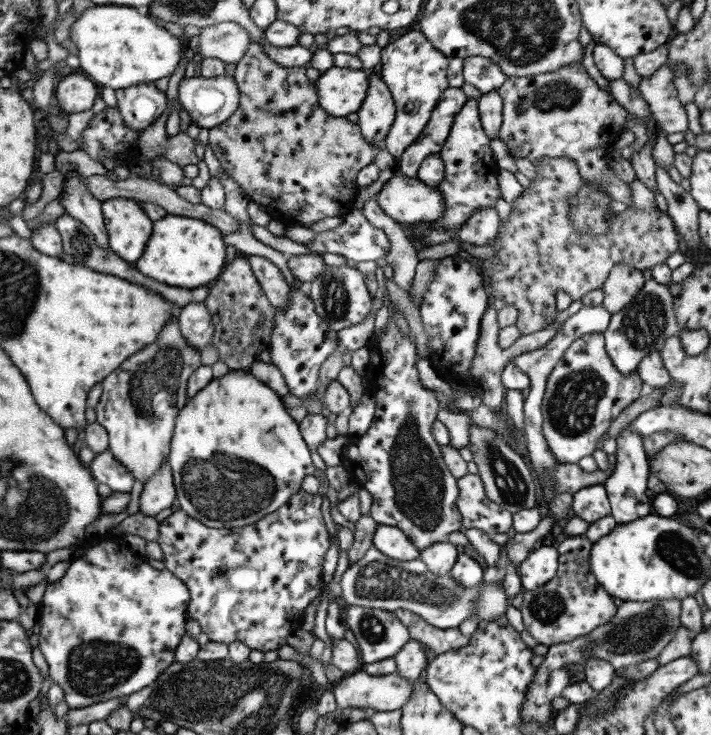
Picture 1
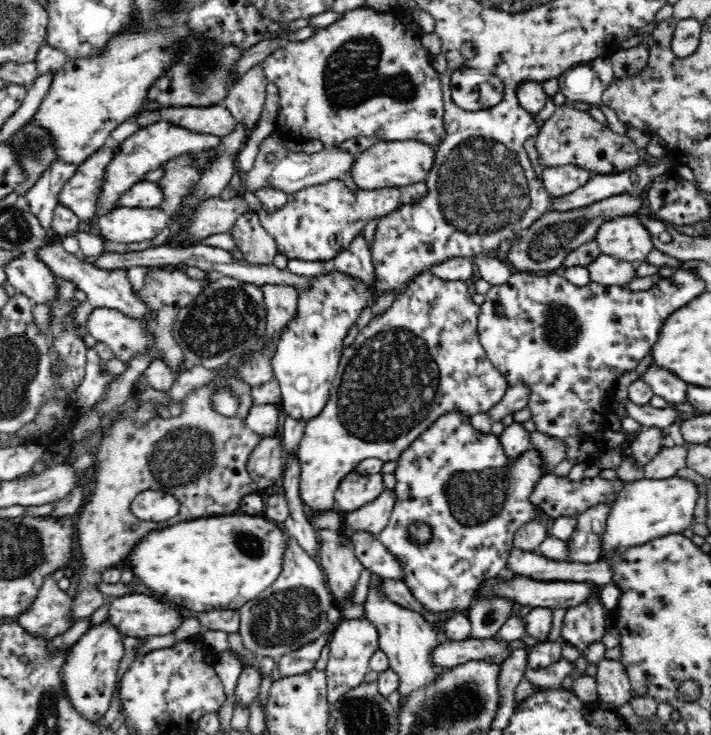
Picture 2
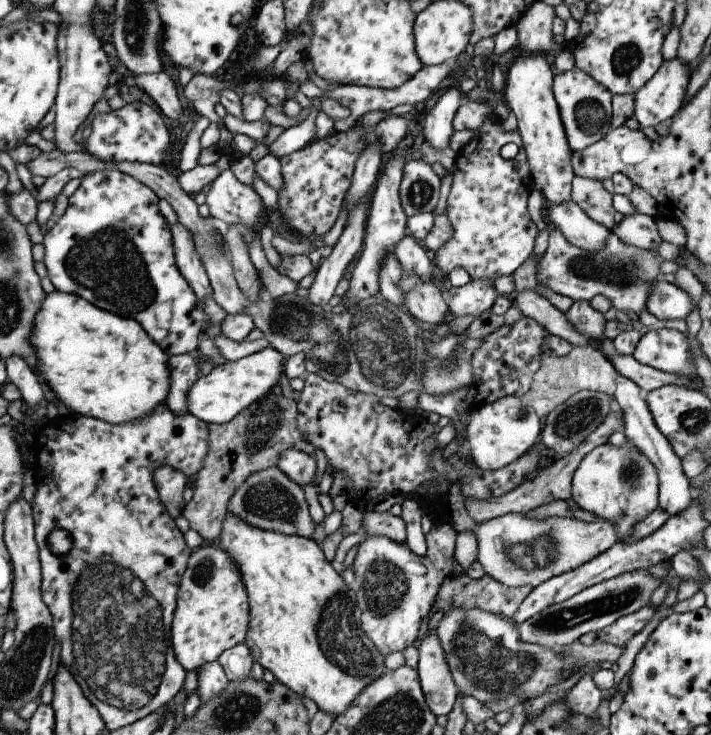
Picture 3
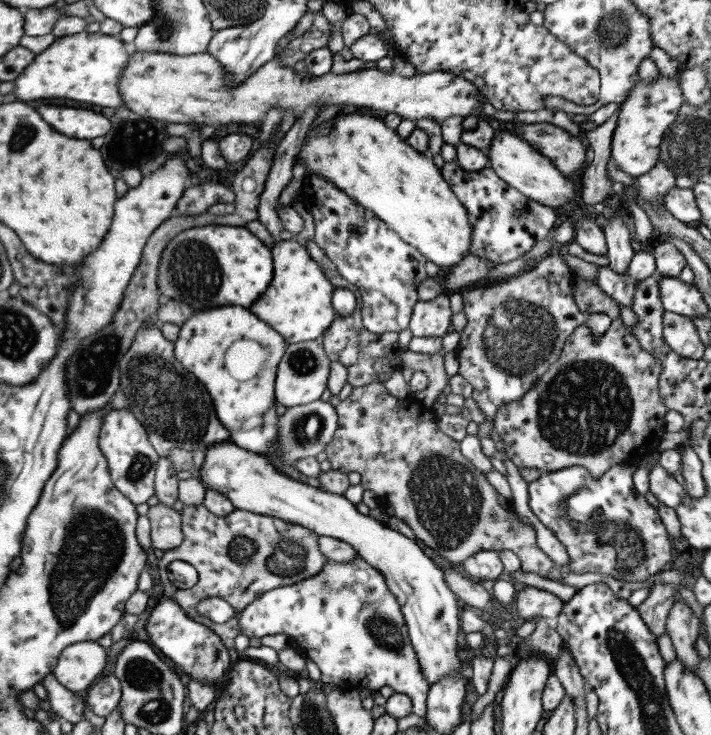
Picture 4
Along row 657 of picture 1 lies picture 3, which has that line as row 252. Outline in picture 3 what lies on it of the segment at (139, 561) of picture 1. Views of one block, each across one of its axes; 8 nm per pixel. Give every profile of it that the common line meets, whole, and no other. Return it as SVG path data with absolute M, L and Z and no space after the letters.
M101 169L83 175L79 179L81 180L79 188L67 198L67 207L64 209L61 217L49 223L44 235L44 240L41 242L44 252L41 262L44 265L46 276L50 284L54 287L55 291L79 296L86 302L93 304L93 306L97 306L99 309L108 311L122 318L131 318L141 326L141 329L147 334L147 337L152 342L155 342L155 345L159 346L161 351L167 356L194 353L198 350L199 334L203 332L203 323L205 322L205 318L207 318L203 312L204 304L194 296L192 287L189 286L185 278L181 276L177 266L175 266L170 226L167 225L167 222L159 213L159 200L157 196L147 186L139 183L135 178L127 174L122 174L116 169Z

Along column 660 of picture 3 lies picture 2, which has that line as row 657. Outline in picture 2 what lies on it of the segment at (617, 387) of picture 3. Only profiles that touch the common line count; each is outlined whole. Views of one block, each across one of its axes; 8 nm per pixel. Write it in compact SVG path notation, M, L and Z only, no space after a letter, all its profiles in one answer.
M496 636L452 642L441 640L438 648L432 652L432 659L436 667L442 669L452 669L466 662L490 662L501 666L512 656L512 652L514 649L510 647L510 642L496 639Z

